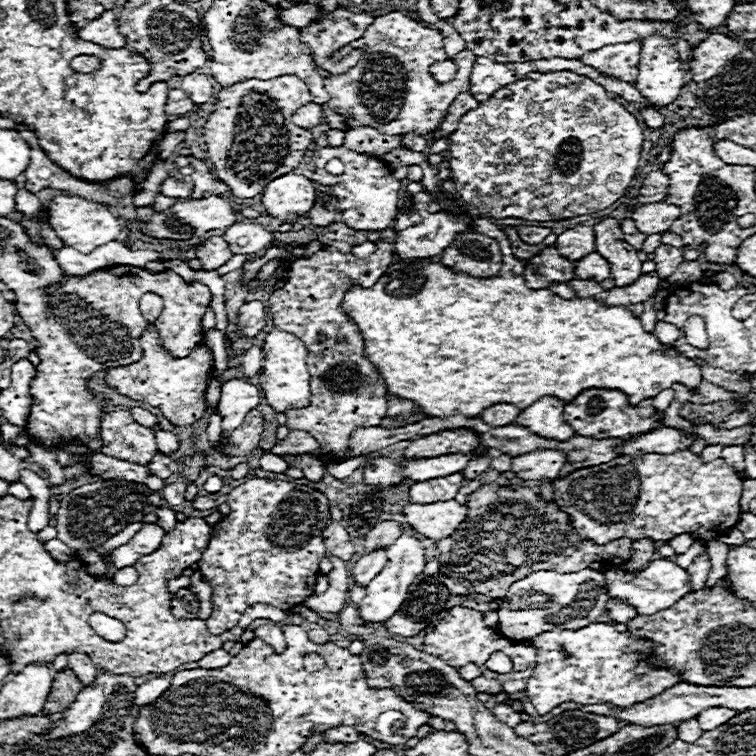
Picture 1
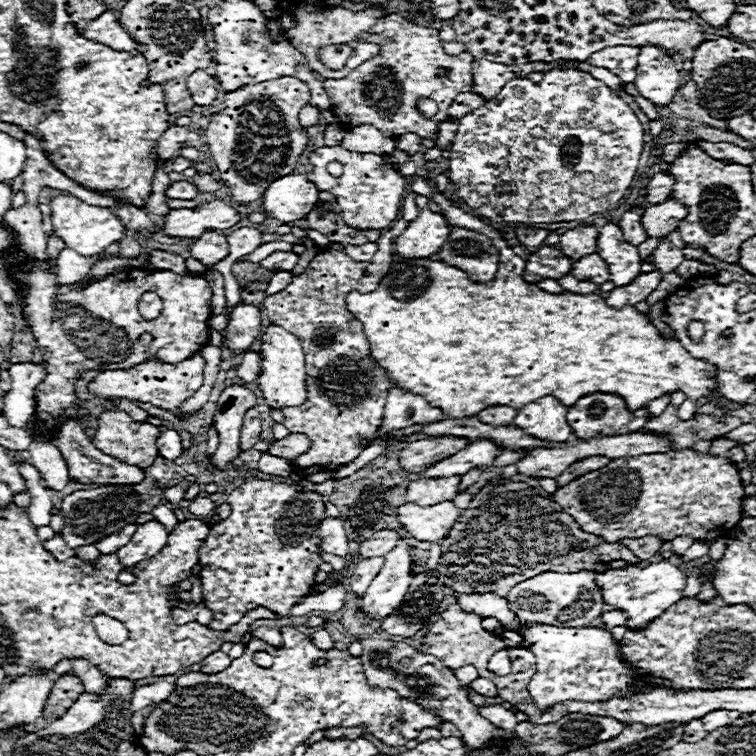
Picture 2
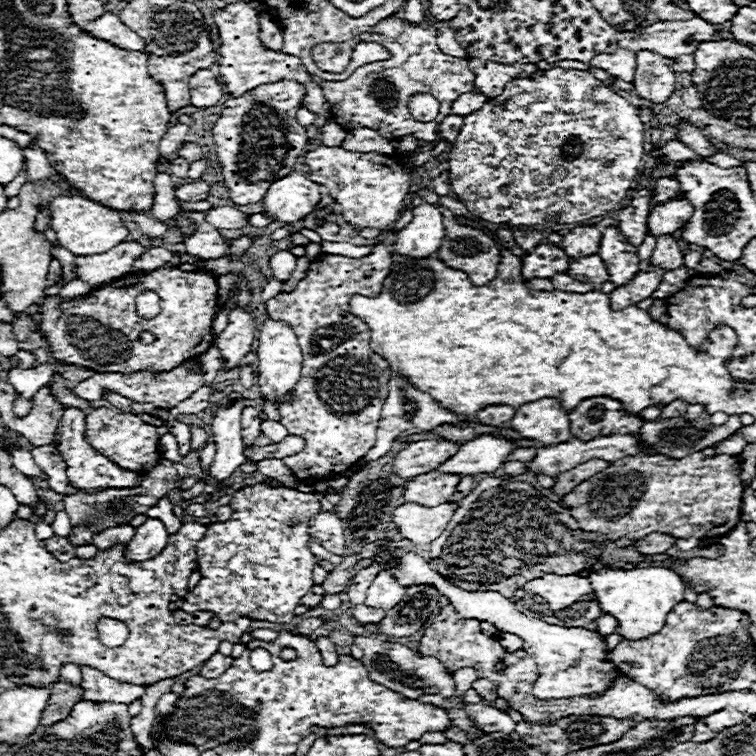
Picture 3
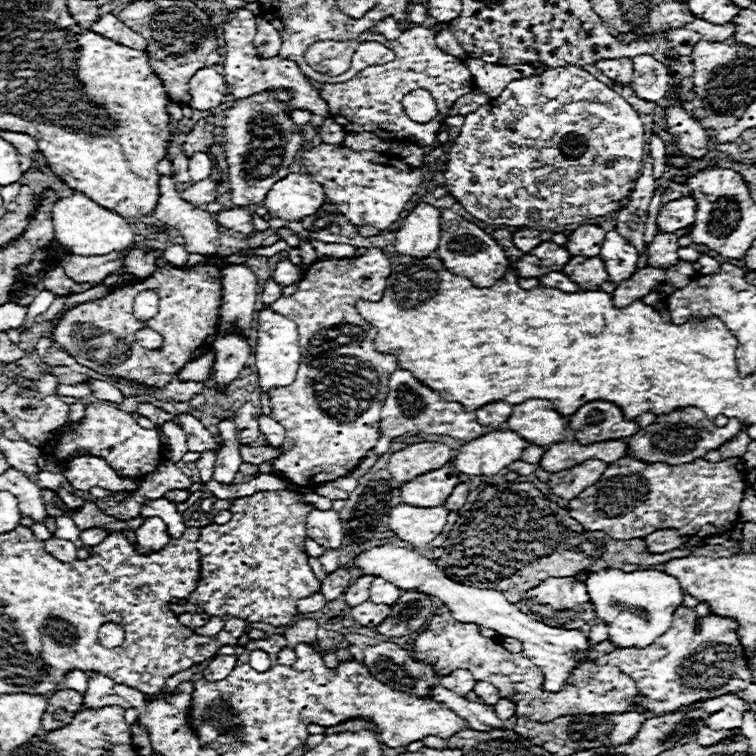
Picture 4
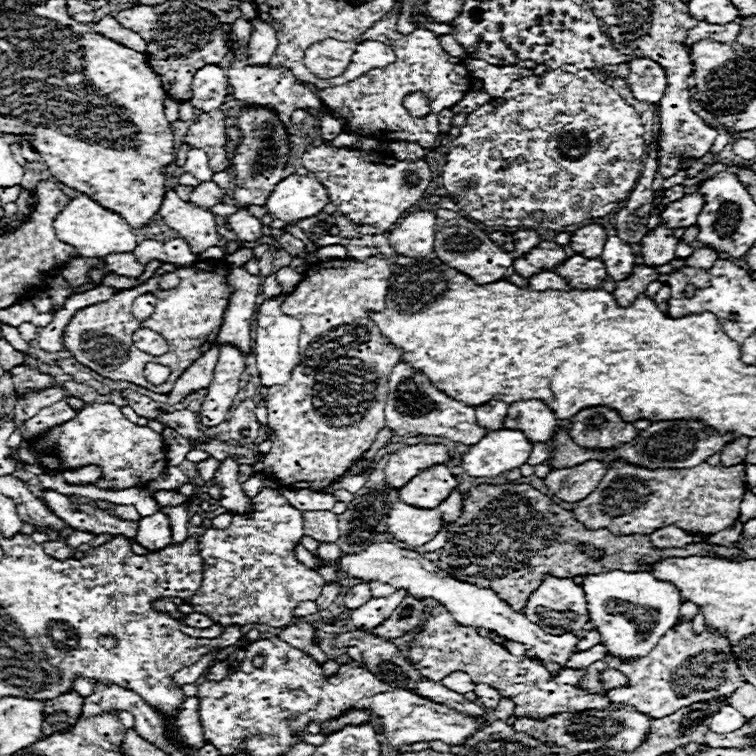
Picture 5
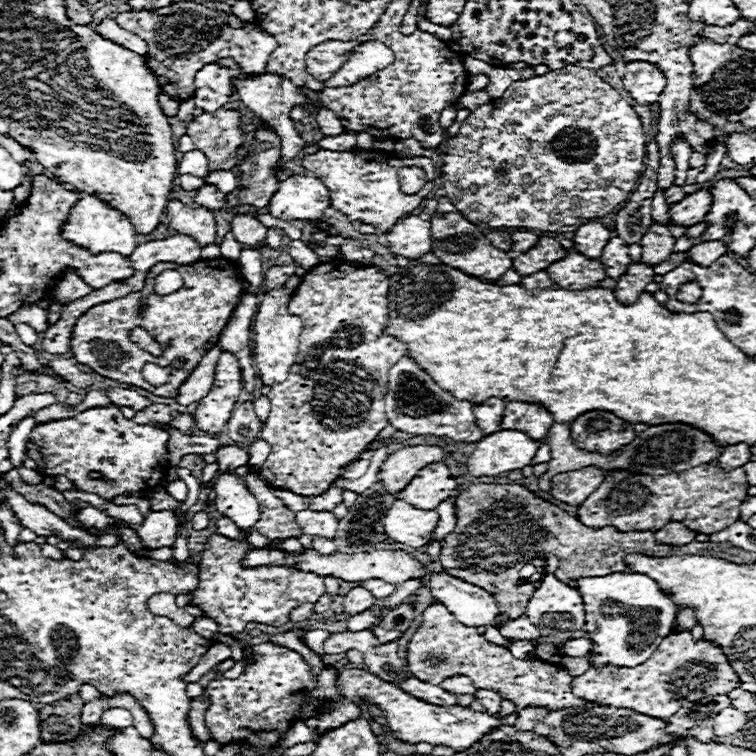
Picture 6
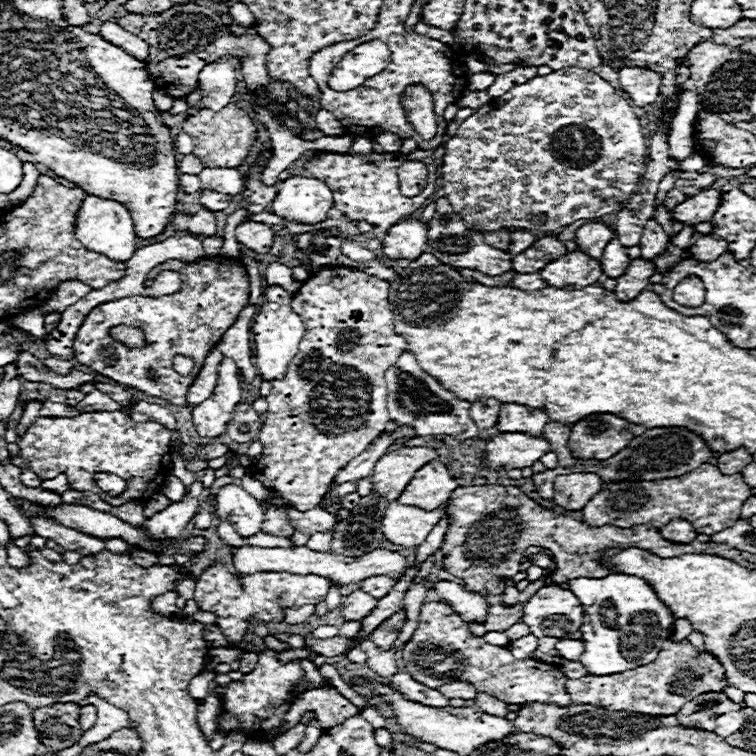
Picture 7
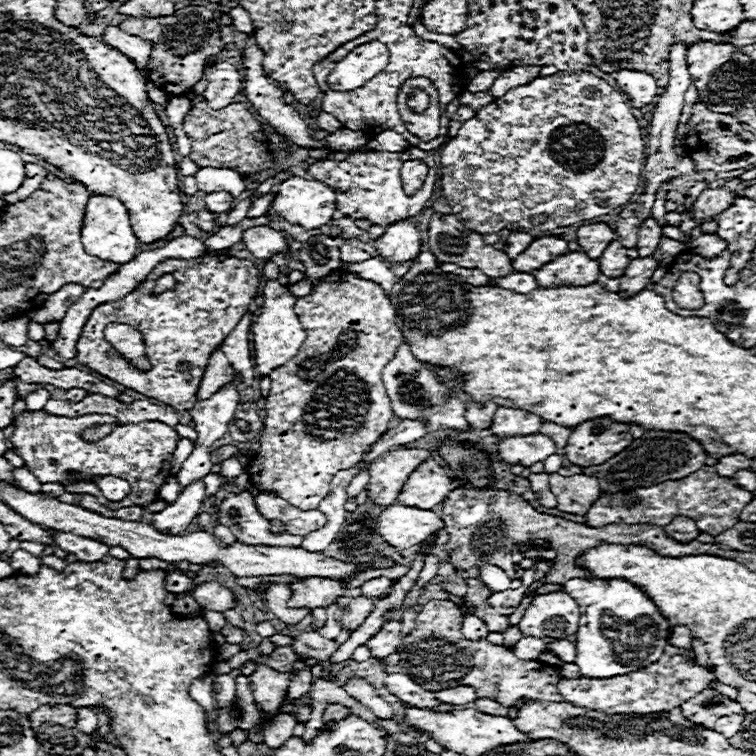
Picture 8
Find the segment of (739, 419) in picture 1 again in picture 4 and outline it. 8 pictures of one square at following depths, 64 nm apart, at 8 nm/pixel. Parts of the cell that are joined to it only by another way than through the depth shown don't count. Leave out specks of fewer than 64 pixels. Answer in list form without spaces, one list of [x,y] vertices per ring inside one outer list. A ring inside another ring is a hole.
[[[688,408],[684,412],[672,412],[668,416],[658,416],[654,424],[642,428],[628,442],[628,456],[642,462],[664,462],[664,464],[688,464],[696,458],[704,458],[706,452],[718,450],[724,442],[732,440],[740,432],[738,420],[730,420],[726,426],[718,428],[700,410]]]

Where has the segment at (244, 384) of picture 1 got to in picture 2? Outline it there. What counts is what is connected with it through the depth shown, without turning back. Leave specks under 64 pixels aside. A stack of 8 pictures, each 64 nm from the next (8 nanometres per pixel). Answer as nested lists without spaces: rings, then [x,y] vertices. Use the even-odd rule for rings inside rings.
[[[230,386],[222,392],[218,400],[216,414],[212,418],[212,426],[218,432],[220,446],[212,456],[212,464],[218,470],[228,470],[234,460],[242,454],[240,448],[240,430],[242,418],[248,408],[252,408],[256,396],[246,386]]]

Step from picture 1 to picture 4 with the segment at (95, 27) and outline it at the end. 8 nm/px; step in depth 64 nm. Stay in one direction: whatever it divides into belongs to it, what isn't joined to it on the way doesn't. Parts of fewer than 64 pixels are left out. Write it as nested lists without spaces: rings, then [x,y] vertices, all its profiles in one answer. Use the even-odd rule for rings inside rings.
[[[102,16],[90,26],[90,30],[100,36],[108,36],[108,40],[116,40],[118,44],[128,44],[128,48],[146,50],[146,40],[138,32],[124,26],[116,16]]]

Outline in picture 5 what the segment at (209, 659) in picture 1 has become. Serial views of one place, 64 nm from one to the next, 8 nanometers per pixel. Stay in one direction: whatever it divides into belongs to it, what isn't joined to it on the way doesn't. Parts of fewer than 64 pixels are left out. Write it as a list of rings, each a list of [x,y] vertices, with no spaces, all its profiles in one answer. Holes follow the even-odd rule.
[[[220,660],[218,664],[210,666],[206,680],[220,680],[220,678],[224,678],[226,672],[228,672],[228,668],[230,668],[230,666],[226,666],[226,660]]]

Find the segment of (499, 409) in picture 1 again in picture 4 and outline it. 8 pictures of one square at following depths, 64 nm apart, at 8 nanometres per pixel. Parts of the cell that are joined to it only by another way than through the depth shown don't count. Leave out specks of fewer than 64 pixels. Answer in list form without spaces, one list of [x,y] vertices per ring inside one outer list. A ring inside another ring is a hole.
[[[490,402],[476,410],[476,418],[480,420],[480,424],[492,428],[502,428],[510,414],[512,414],[512,404],[508,402]]]

